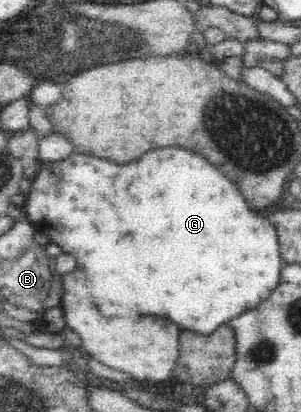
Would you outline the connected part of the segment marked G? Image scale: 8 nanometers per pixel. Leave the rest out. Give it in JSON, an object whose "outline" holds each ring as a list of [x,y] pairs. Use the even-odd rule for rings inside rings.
{"outline":[[[180,147],[152,149],[144,153],[144,157],[128,165],[114,165],[110,161],[102,161],[98,157],[73,151],[62,161],[41,161],[35,176],[26,177],[26,179],[30,180],[30,189],[24,195],[23,203],[27,219],[38,232],[46,235],[50,243],[58,245],[63,255],[76,258],[77,269],[84,269],[88,277],[88,289],[94,304],[98,305],[100,313],[106,317],[138,319],[142,315],[162,315],[162,317],[170,317],[176,325],[182,325],[184,330],[205,336],[214,332],[220,325],[228,324],[231,319],[241,313],[254,309],[260,302],[264,302],[278,285],[280,270],[284,263],[280,259],[276,230],[272,224],[268,223],[264,215],[254,213],[248,208],[242,193],[236,189],[236,185],[230,179],[220,175],[220,171],[216,171],[214,165],[210,165],[208,161],[204,161],[204,157],[192,151],[186,151]]]}

